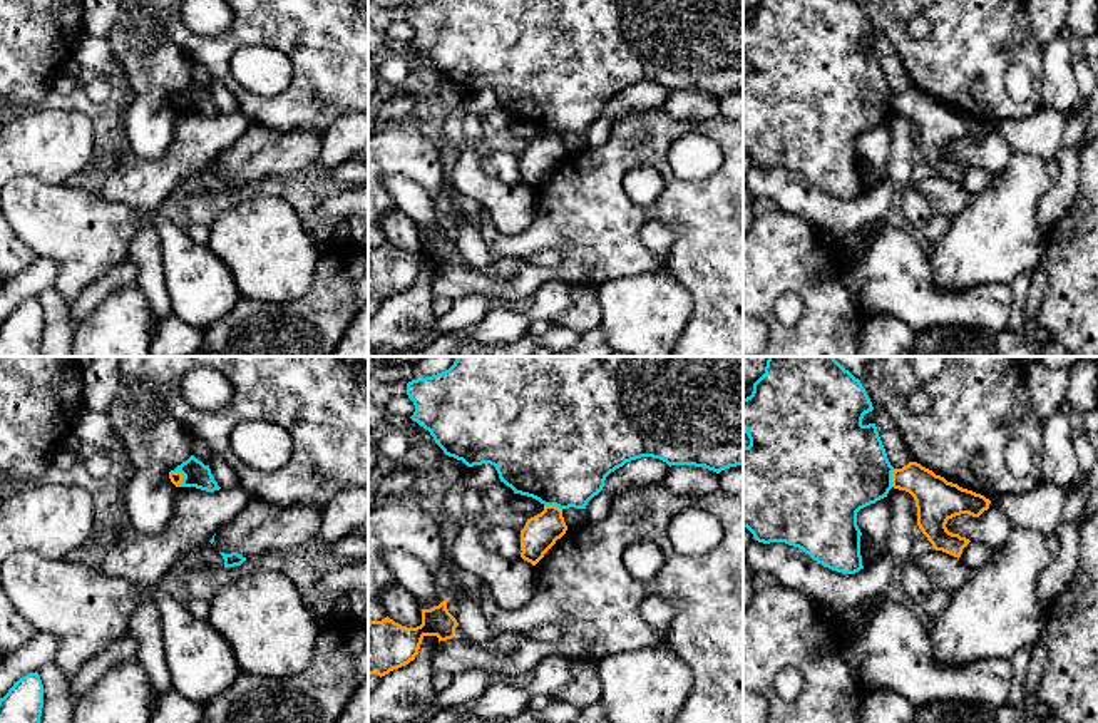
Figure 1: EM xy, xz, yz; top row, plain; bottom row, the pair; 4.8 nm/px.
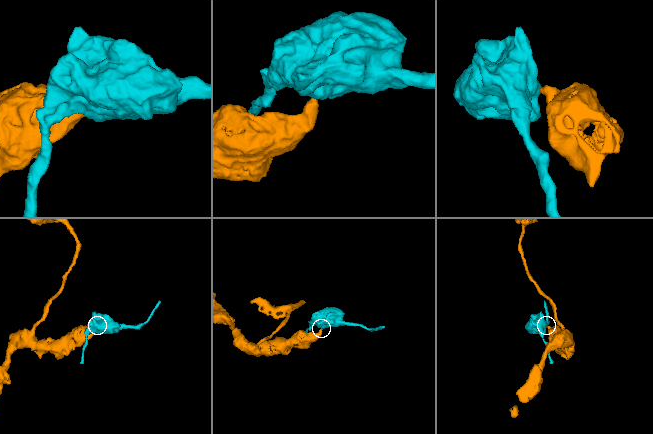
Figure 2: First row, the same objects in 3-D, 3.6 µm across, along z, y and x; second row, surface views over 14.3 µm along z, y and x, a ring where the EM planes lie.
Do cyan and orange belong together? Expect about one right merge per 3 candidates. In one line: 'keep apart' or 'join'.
keep apart

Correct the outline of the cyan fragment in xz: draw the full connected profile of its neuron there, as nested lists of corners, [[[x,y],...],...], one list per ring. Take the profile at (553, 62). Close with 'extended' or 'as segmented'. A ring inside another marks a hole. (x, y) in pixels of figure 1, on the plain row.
[[[432,0],[408,7],[407,20],[415,30],[410,44],[430,57],[445,80],[462,85],[467,92],[490,89],[500,107],[511,112],[514,119],[559,134],[586,134],[587,127],[603,115],[611,97],[641,82],[659,84],[670,92],[705,92],[716,99],[743,90],[743,0]]] | as segmented

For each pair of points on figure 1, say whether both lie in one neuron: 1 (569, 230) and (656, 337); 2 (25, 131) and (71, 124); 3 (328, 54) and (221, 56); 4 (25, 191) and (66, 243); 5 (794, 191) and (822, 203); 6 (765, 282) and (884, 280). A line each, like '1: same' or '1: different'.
1: different
2: same
3: same
4: same
5: same
6: different

